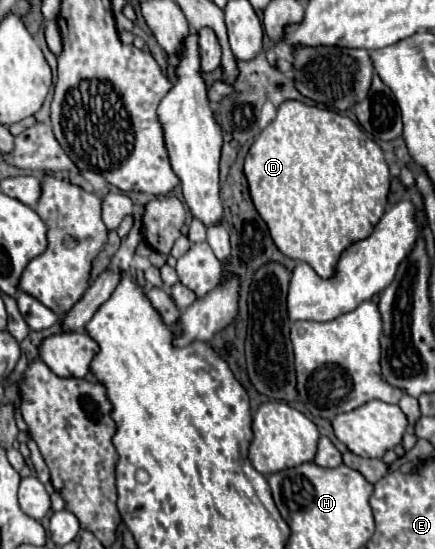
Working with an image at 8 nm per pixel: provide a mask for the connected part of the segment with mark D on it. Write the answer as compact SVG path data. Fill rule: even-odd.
M285 101L279 105L277 109L277 117L261 131L261 135L255 139L255 143L251 145L249 149L249 155L245 157L245 177L249 181L249 191L251 191L251 199L257 207L257 211L261 213L263 221L267 223L269 227L269 233L273 243L277 245L277 249L287 255L289 259L293 261L305 261L307 265L313 267L313 271L321 277L321 279L331 279L335 277L335 271L337 271L337 261L339 257L343 255L343 251L357 243L357 241L363 241L367 239L375 225L379 223L379 219L383 217L385 213L385 205L387 205L387 195L389 195L389 167L387 167L387 161L385 161L385 155L381 151L381 147L375 143L375 141L365 133L357 123L353 123L349 117L345 115L339 115L337 111L325 106L320 105L305 105L301 101Z

